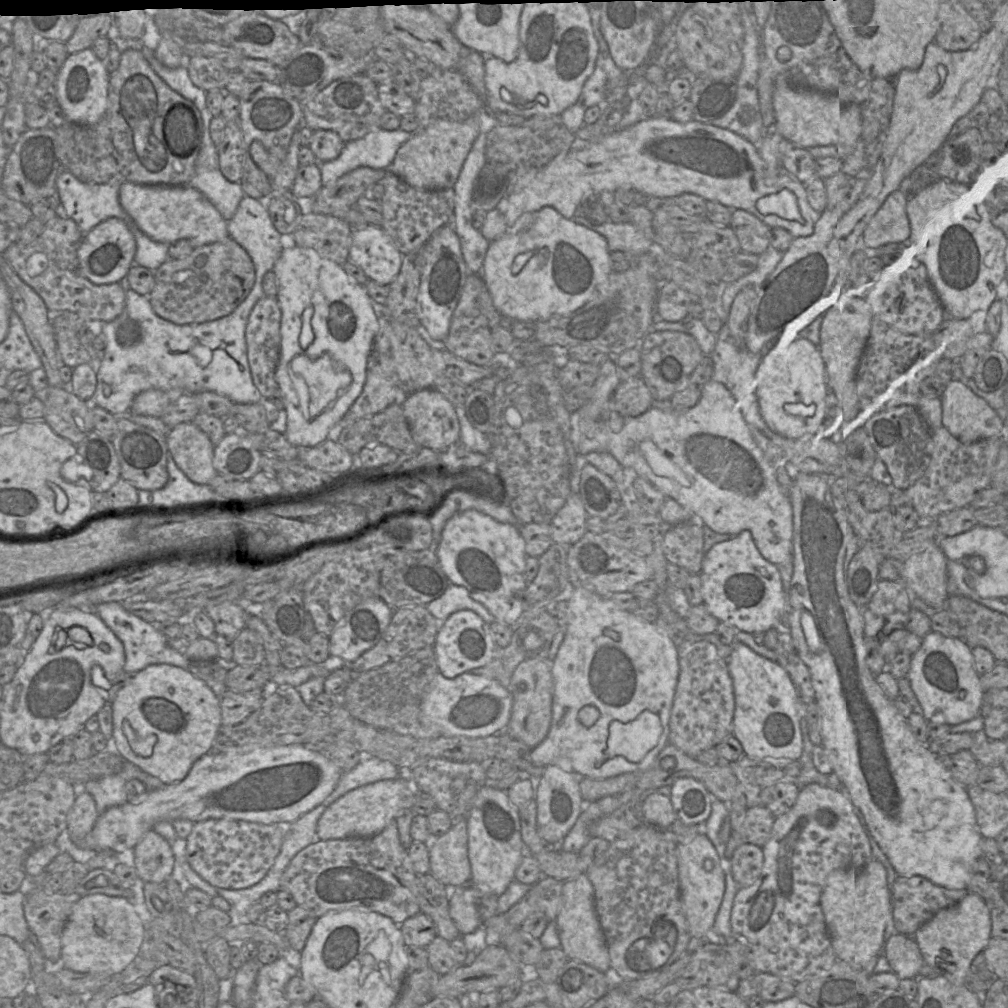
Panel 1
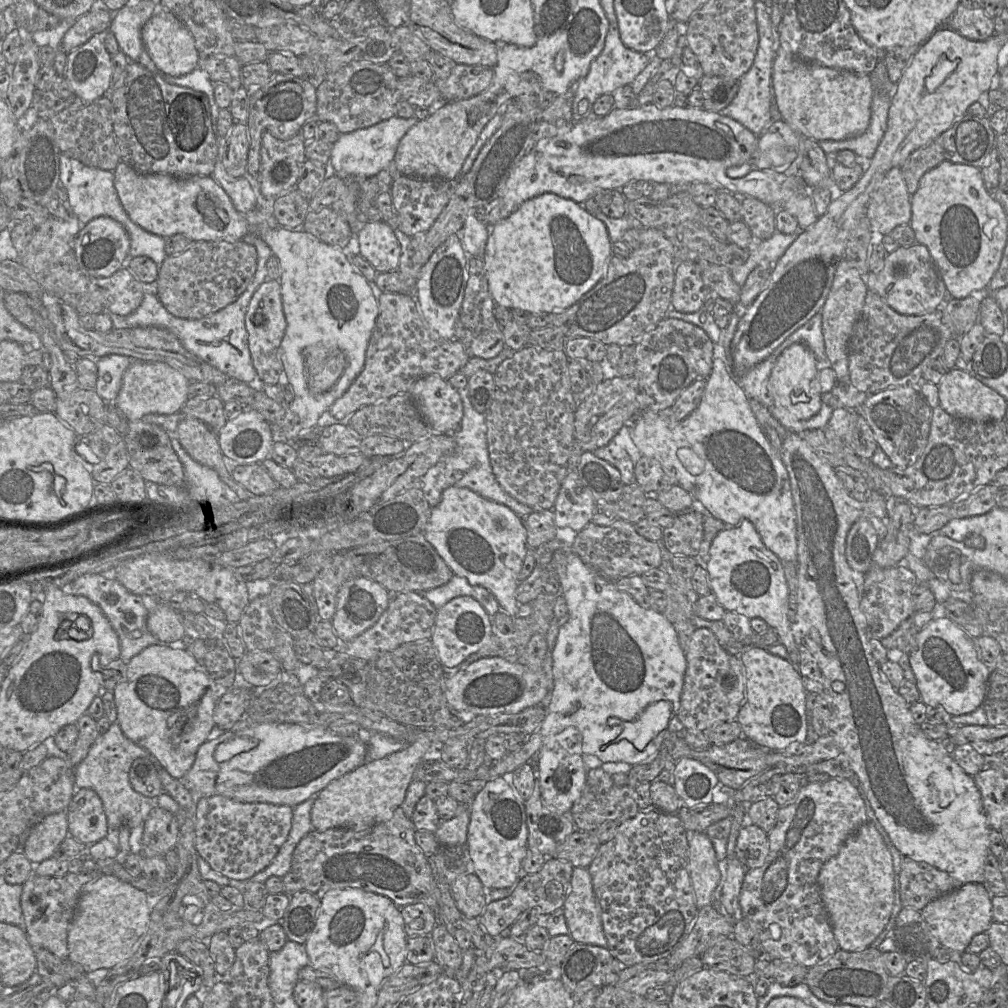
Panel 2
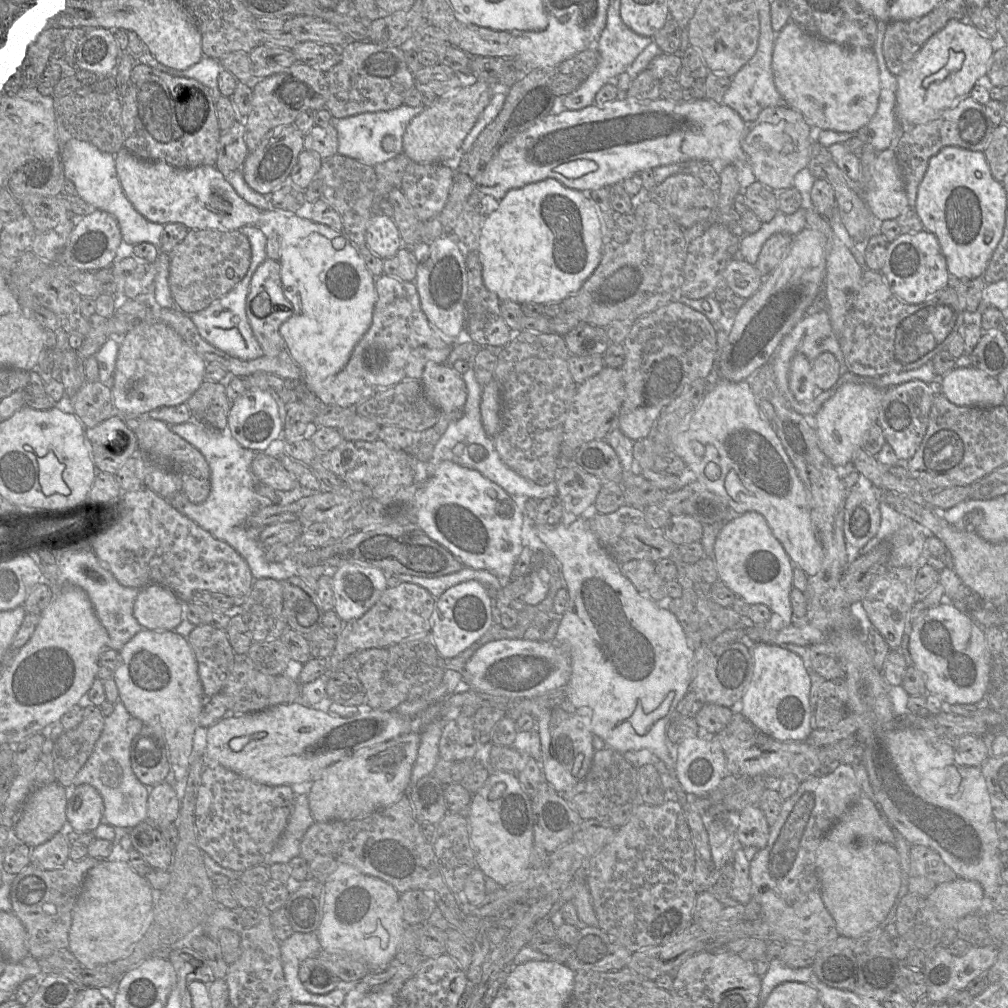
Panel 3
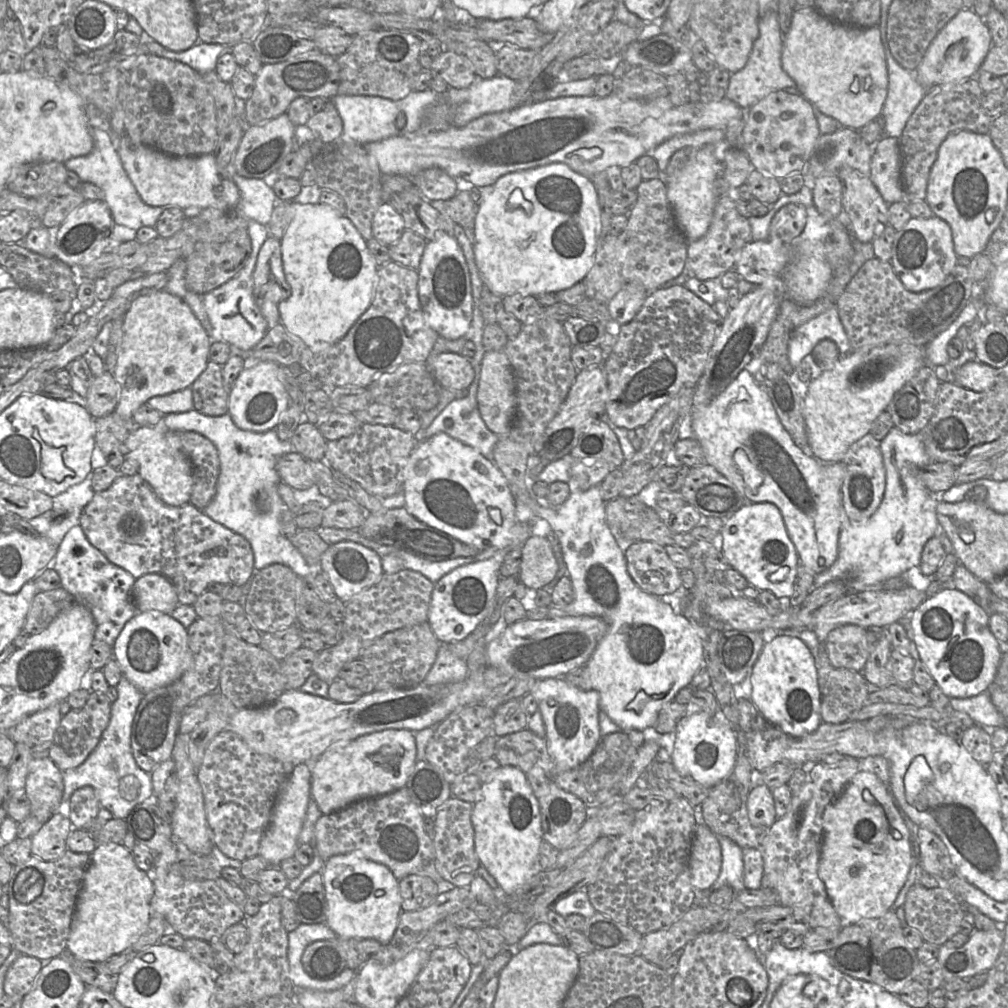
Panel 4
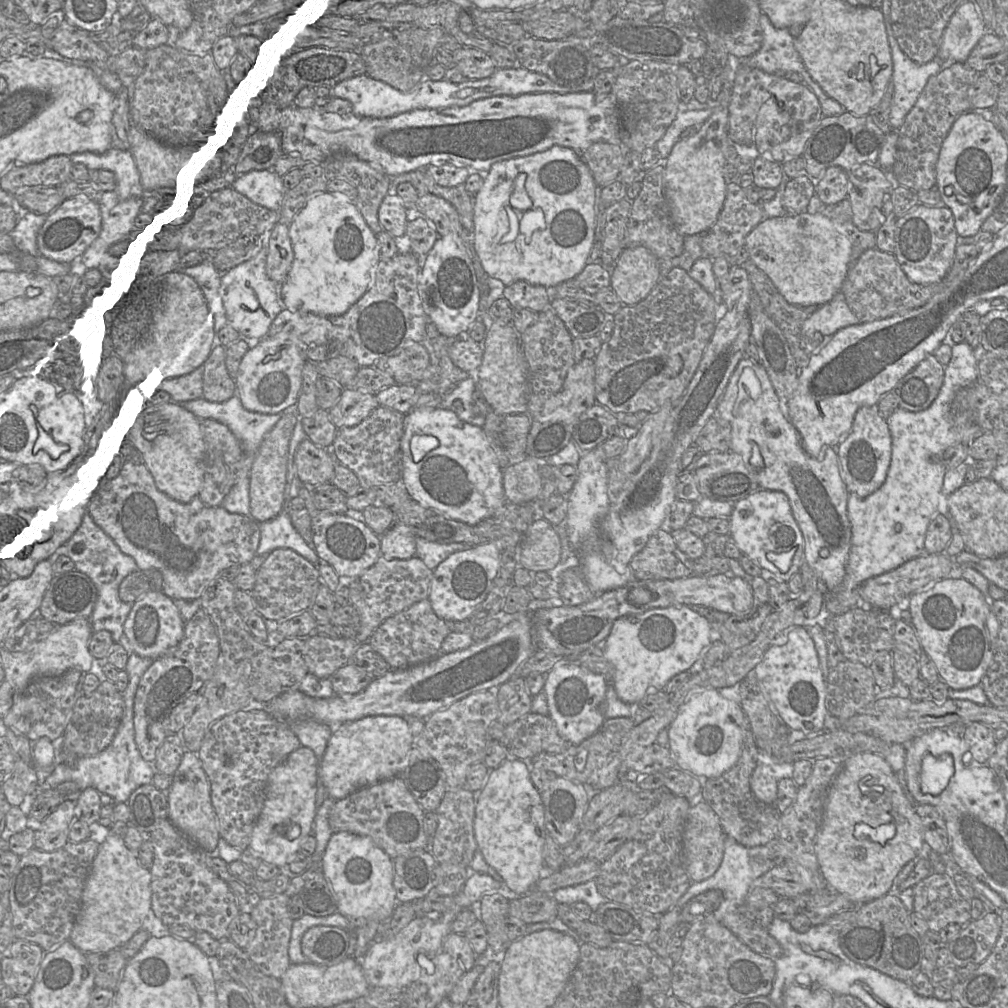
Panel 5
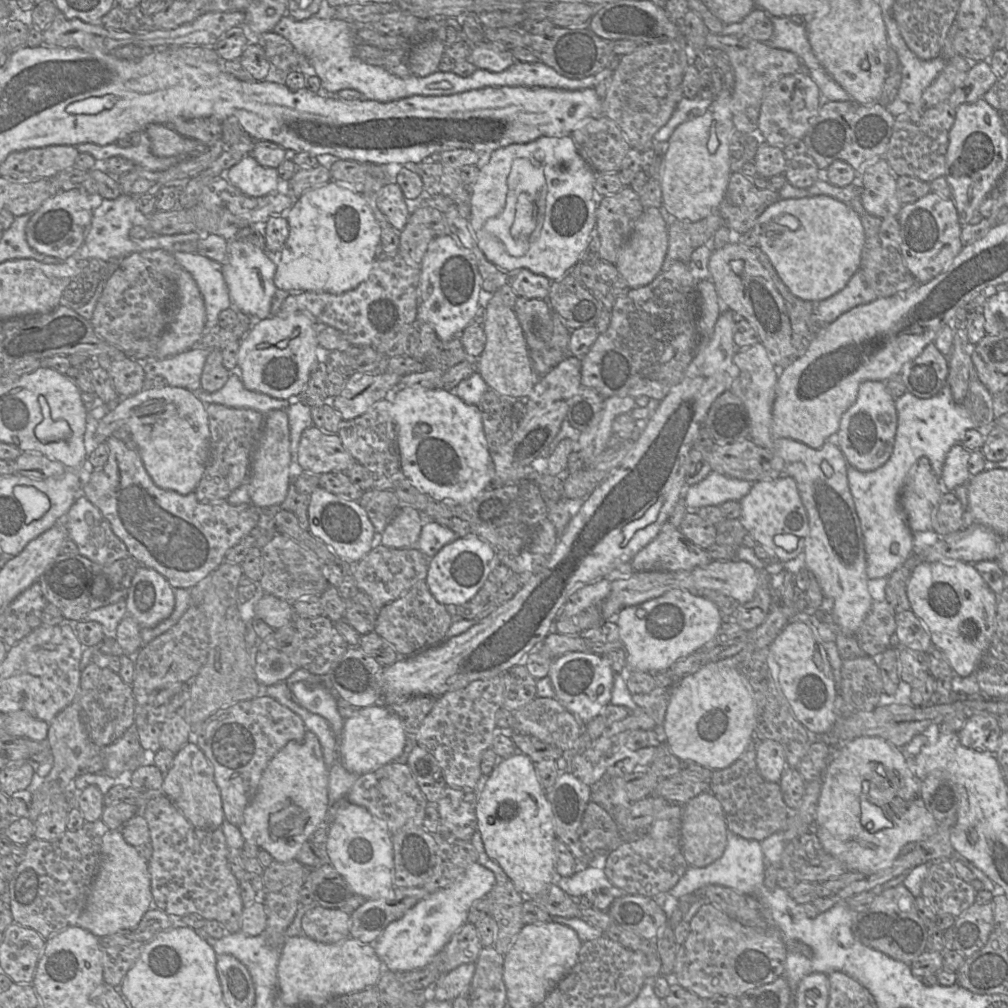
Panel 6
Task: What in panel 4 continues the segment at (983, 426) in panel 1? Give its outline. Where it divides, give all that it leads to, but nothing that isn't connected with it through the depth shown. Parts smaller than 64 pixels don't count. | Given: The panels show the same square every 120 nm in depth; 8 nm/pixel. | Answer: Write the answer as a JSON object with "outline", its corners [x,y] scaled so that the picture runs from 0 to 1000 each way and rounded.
{"outline":[[[966,357],[958,359],[942,373],[945,379],[958,386],[975,389],[986,384],[989,372],[990,366]]]}

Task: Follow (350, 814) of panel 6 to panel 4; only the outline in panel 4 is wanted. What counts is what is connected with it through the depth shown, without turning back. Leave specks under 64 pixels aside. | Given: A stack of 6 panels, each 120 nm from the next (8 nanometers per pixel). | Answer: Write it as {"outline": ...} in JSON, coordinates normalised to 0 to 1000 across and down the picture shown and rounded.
{"outline":[[[349,845],[327,850],[319,866],[324,894],[322,916],[334,930],[371,932],[378,937],[385,937],[399,905],[396,873],[389,864],[358,845]]]}

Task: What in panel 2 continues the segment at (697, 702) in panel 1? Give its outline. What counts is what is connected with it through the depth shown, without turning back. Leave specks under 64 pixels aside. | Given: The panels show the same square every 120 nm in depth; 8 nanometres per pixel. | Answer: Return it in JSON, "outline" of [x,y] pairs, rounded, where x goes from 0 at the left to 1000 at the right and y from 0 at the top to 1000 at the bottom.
{"outline":[[[696,622],[686,630],[680,653],[682,661],[672,708],[676,720],[682,725],[696,726],[708,719],[728,715],[739,685],[739,663],[734,652],[722,648],[714,641],[708,629],[702,623]]]}

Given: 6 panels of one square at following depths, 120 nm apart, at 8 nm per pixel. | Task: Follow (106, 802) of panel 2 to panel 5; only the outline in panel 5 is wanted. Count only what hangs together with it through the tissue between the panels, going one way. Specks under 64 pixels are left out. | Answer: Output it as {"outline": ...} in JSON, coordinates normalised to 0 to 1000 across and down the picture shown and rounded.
{"outline":[[[132,647],[127,651],[124,662],[127,670],[127,680],[122,687],[123,706],[110,737],[93,750],[79,751],[73,757],[54,758],[51,768],[44,777],[39,779],[41,782],[56,782],[63,776],[73,776],[77,784],[73,788],[62,788],[63,795],[71,794],[75,796],[81,784],[86,781],[92,781],[98,787],[109,790],[113,797],[126,797],[135,782],[152,776],[153,760],[141,752],[134,736],[132,718],[132,702],[136,682],[150,657],[151,654],[140,652]]]}

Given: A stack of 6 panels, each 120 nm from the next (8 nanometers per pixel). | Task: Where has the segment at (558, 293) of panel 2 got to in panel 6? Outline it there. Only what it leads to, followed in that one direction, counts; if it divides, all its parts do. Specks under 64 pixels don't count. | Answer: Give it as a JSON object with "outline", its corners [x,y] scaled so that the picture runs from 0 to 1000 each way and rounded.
{"outline":[[[539,135],[486,152],[483,162],[476,167],[473,178],[467,184],[465,216],[475,246],[483,258],[502,271],[524,267],[547,280],[565,272],[574,262],[590,226],[590,172],[575,153],[567,135]]]}

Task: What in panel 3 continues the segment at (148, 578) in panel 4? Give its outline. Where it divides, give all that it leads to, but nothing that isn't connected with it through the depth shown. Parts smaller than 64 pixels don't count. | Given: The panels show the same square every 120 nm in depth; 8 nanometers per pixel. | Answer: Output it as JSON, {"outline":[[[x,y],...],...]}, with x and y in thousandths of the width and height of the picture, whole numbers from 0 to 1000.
{"outline":[[[149,579],[139,583],[133,596],[132,609],[144,624],[174,626],[181,616],[181,599],[171,585]]]}

